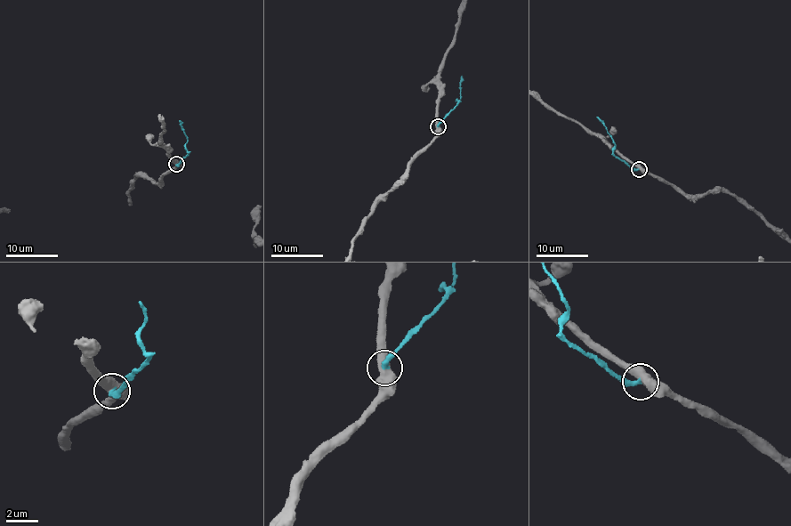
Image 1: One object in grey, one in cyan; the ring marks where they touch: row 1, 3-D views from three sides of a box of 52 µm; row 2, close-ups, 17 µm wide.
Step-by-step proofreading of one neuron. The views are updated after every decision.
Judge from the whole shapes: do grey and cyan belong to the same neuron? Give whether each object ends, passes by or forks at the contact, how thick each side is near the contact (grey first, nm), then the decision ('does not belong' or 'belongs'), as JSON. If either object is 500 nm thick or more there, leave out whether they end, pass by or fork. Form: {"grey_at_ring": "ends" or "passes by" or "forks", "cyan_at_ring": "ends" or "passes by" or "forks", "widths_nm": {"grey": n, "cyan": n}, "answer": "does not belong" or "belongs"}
{"widths_nm": {"grey": 550, "cyan": 320}, "answer": "does not belong"}

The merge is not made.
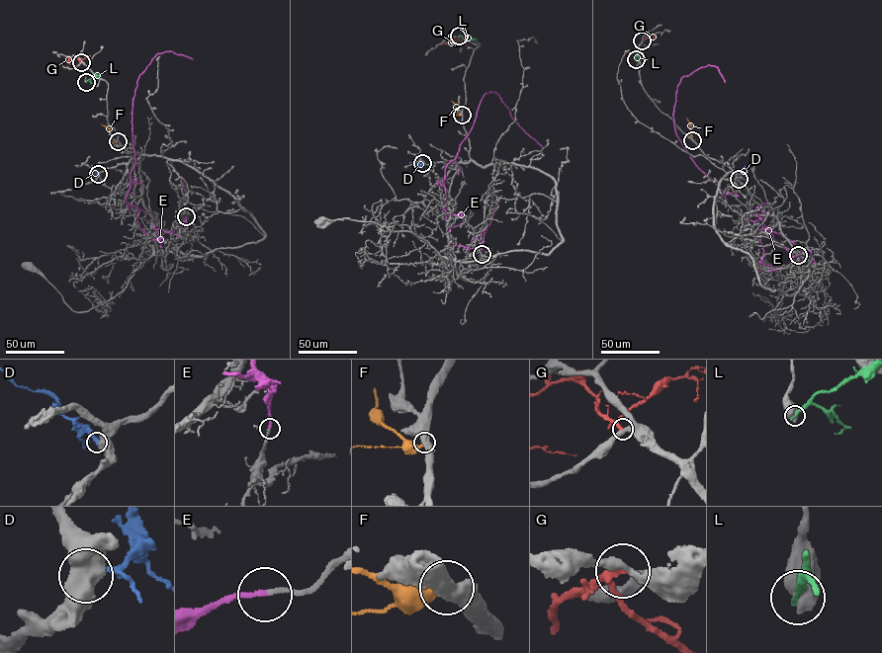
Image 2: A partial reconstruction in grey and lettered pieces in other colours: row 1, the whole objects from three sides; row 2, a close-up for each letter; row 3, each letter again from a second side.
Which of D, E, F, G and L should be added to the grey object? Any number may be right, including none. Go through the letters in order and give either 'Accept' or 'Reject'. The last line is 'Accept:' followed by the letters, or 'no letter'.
D: Reject
E: Reject
F: Reject
G: Reject
L: Reject
Accept: no letter

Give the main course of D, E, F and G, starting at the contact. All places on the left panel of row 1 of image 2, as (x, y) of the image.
D: (98, 174), (83, 163)
E: (186, 216), (172, 230), (155, 229), (152, 215), (126, 198), (135, 162), (138, 77), (157, 54), (193, 59)
F: (118, 141), (113, 139), (109, 128), (101, 124)
G: (81, 62), (76, 57), (69, 58), (69, 64), (76, 65)

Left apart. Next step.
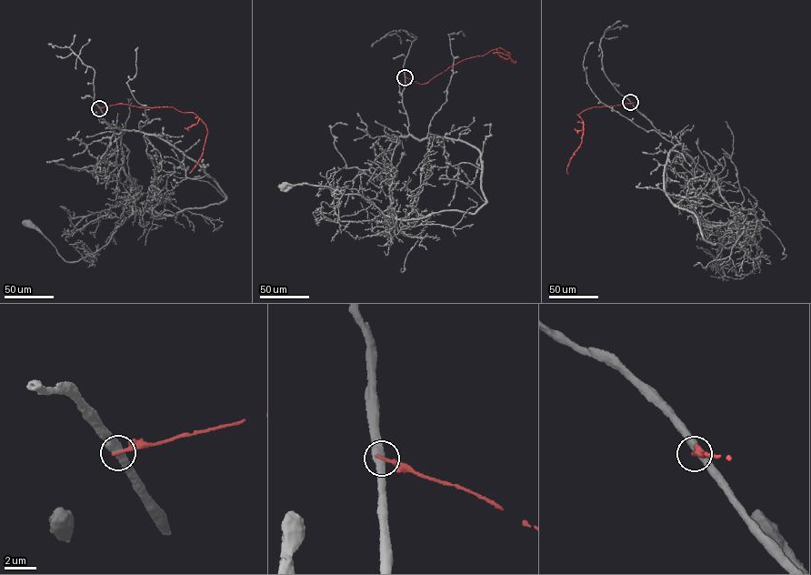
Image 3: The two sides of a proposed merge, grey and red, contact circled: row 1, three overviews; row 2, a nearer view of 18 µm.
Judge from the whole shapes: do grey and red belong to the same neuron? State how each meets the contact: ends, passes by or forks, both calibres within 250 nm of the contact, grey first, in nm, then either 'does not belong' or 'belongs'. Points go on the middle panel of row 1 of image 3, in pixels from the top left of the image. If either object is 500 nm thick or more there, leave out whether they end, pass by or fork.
grey passes by | red ends | 480/240 nm | does not belong

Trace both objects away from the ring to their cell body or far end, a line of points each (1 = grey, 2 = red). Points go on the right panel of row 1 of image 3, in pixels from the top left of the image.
1: (630, 102), (680, 144), (665, 165), (667, 196), (707, 241), (737, 239), (711, 268), (731, 224)
2: (630, 102), (634, 103), (592, 107), (577, 114), (584, 123), (582, 142), (571, 157), (567, 174)

